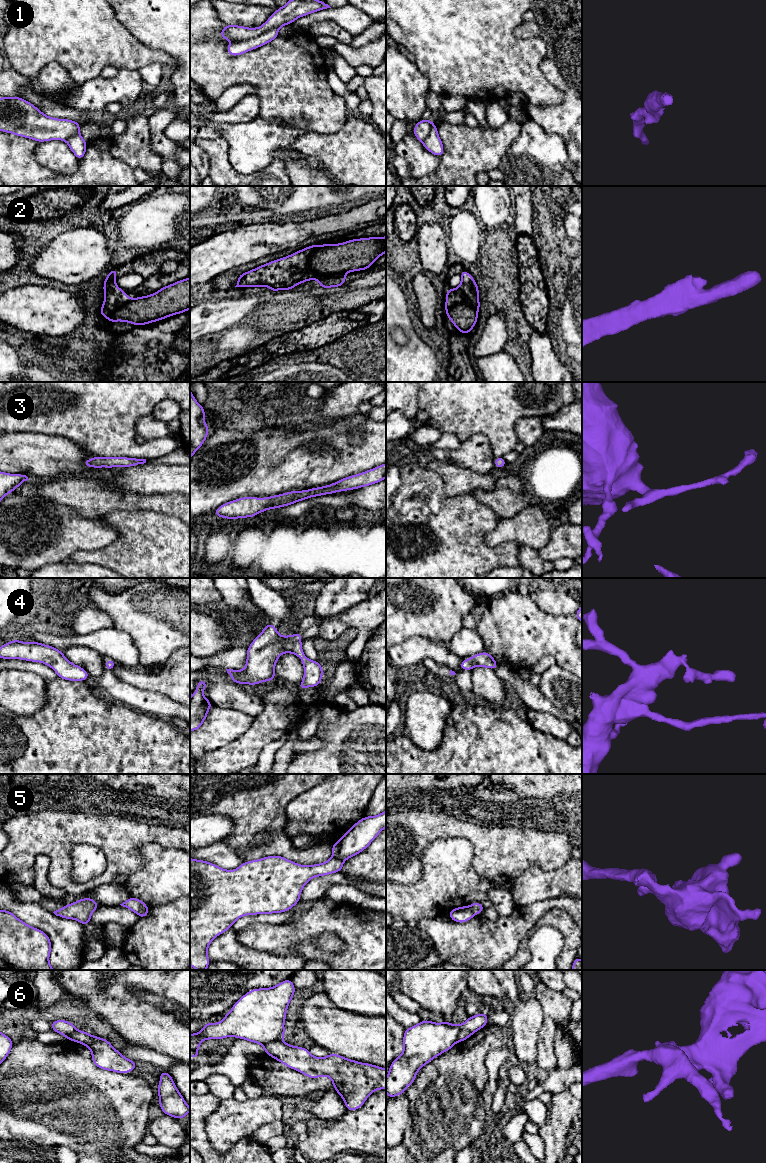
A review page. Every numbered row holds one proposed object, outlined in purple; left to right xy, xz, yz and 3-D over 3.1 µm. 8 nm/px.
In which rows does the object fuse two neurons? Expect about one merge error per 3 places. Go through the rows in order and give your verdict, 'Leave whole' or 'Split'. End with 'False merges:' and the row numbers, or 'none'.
1: Split
2: Leave whole
3: Leave whole
4: Leave whole
5: Split
6: Split
False merges: 1, 5, 6

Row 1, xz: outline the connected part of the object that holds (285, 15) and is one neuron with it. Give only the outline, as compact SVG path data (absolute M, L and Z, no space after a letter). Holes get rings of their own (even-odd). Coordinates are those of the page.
M289 0L286 5L277 8L276 12L273 13L260 27L247 28L245 26L225 24L224 29L219 33L219 36L224 40L236 42L245 41L259 36L270 29L292 24L299 17L327 8L331 7L323 0Z

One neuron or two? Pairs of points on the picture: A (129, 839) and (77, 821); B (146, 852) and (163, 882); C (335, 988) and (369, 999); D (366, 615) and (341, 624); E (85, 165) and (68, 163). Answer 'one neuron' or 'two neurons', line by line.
A: one neuron
B: one neuron
C: one neuron
D: one neuron
E: two neurons

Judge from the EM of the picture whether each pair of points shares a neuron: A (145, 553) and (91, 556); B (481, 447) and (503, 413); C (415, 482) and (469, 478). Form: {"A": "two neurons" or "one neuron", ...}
{"A": "one neuron", "B": "two neurons", "C": "two neurons"}

